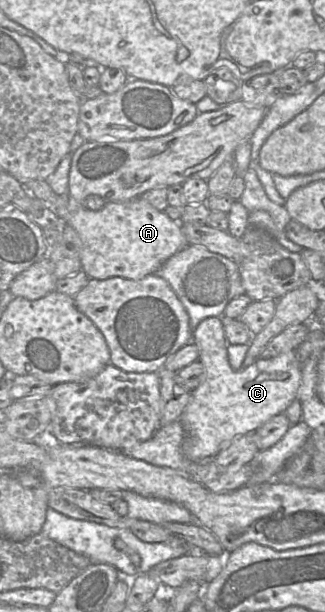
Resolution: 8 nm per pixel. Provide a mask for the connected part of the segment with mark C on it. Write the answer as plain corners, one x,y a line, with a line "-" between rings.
220,317
203,320
194,329
191,342
194,342
199,349
198,361
202,363
204,372
199,386
192,391
190,401
179,421
186,432
182,452
190,461
199,463
211,460
237,438
253,433
273,417
284,413
287,407
297,399
302,364
297,360
295,351
289,351
270,359
258,358
243,370
233,370
228,361
228,342

